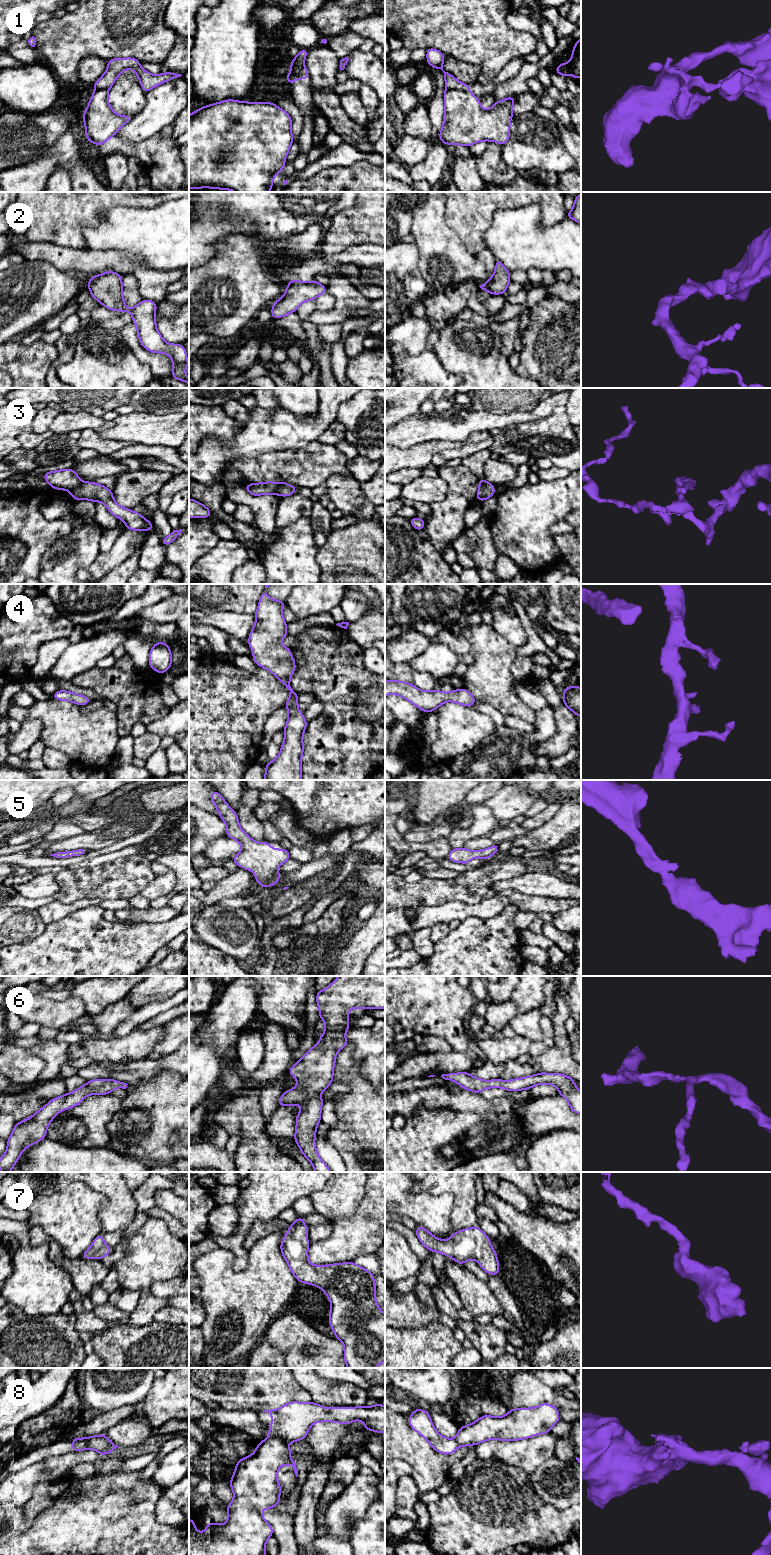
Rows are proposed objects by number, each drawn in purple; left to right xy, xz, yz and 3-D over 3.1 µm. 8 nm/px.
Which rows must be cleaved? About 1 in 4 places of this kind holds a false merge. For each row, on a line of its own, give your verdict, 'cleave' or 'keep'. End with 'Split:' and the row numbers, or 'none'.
1: cleave
2: keep
3: cleave
4: keep
5: keep
6: keep
7: keep
8: cleave
Split: 1, 3, 8

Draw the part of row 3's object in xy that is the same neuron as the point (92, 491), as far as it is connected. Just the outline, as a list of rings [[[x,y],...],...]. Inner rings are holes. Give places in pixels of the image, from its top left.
[[[82,482],[80,486],[71,490],[71,497],[74,500],[85,499],[94,503],[96,501],[103,503],[112,515],[124,520],[127,530],[145,529],[149,533],[152,531],[152,521],[147,521],[140,513],[121,507],[112,496],[113,491],[95,482]]]

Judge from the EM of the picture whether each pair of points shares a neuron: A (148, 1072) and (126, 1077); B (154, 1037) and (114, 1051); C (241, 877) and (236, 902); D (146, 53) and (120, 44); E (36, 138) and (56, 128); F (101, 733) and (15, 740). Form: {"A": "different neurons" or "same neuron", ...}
{"A": "same neuron", "B": "same neuron", "C": "different neurons", "D": "same neuron", "E": "same neuron", "F": "different neurons"}

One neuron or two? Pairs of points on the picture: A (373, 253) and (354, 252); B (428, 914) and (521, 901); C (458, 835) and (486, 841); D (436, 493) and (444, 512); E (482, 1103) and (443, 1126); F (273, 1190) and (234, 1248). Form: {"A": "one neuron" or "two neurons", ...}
{"A": "one neuron", "B": "one neuron", "C": "two neurons", "D": "two neurons", "E": "two neurons", "F": "one neuron"}

